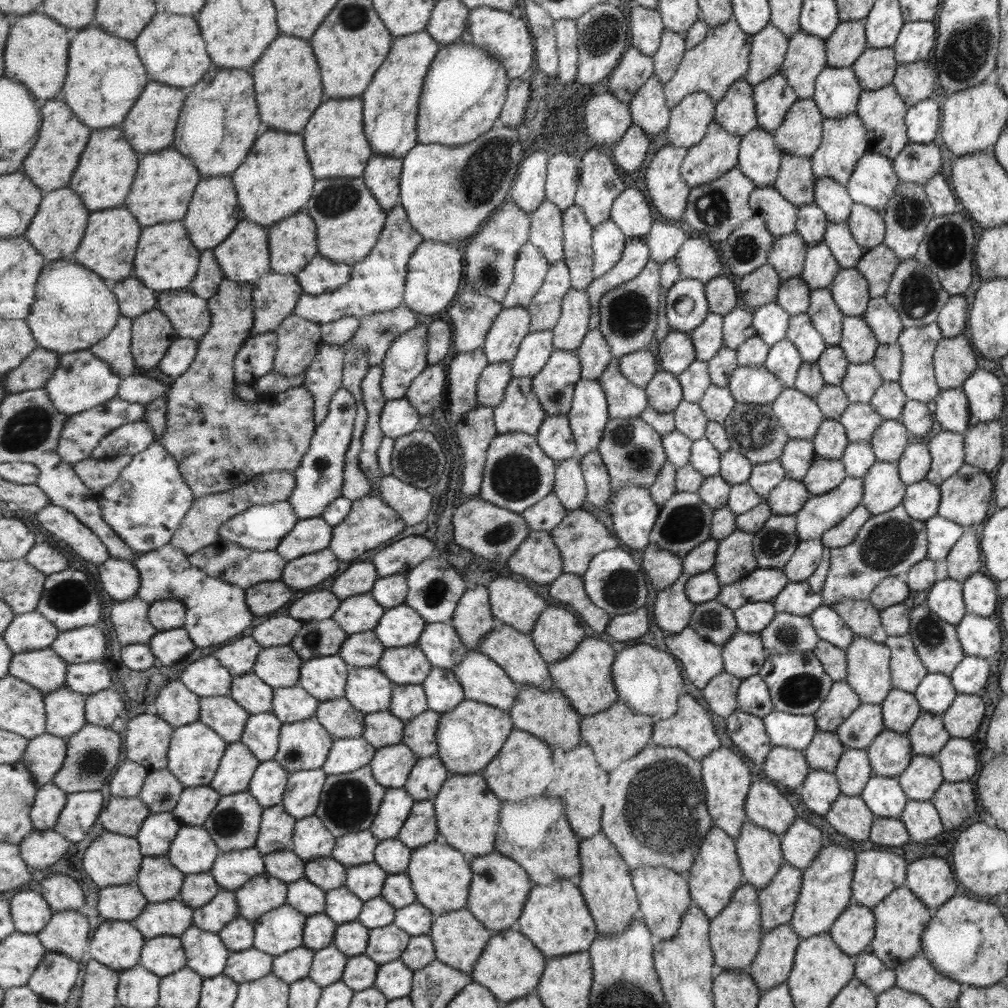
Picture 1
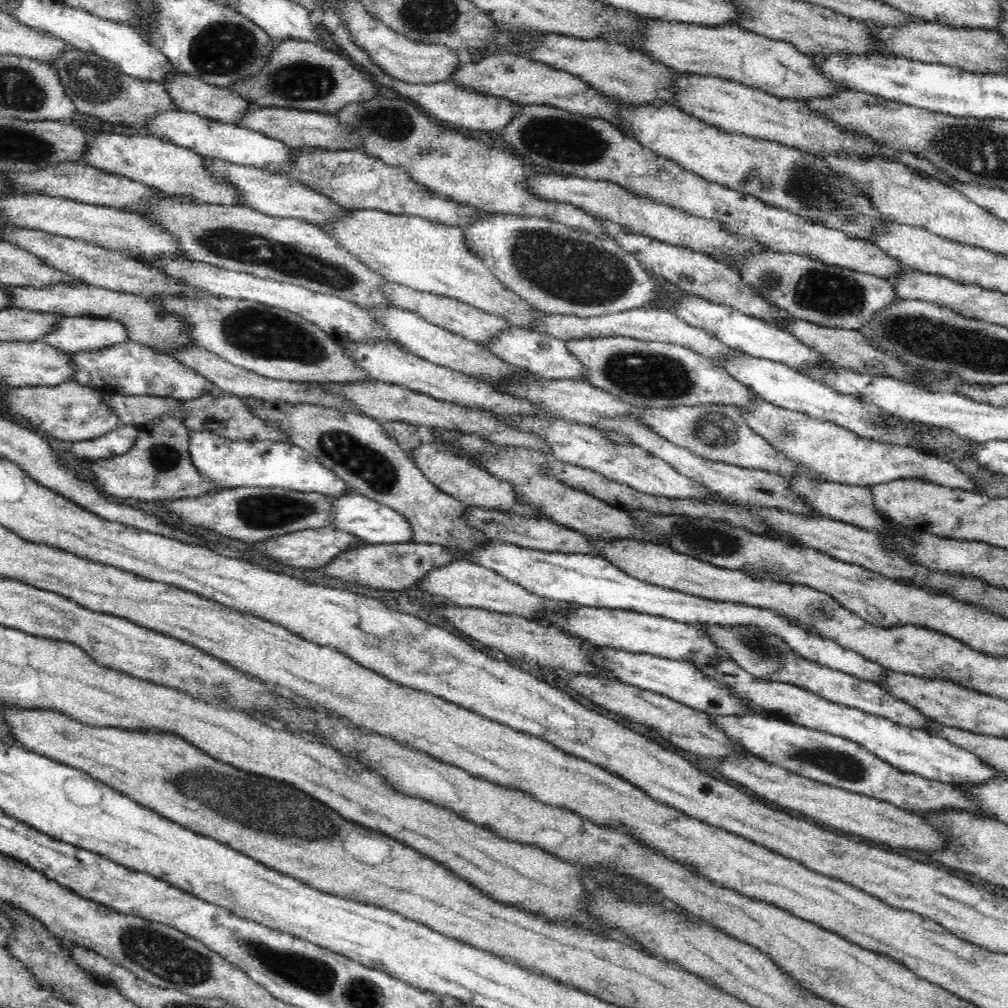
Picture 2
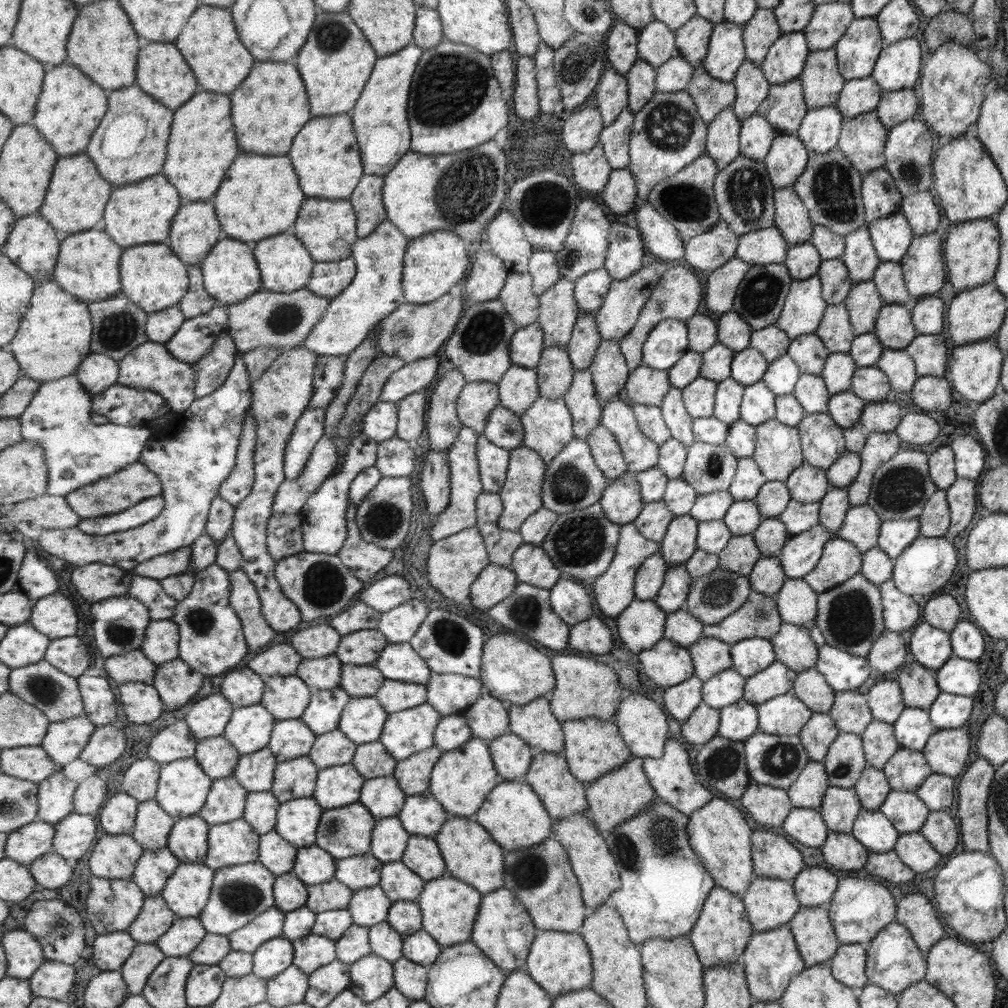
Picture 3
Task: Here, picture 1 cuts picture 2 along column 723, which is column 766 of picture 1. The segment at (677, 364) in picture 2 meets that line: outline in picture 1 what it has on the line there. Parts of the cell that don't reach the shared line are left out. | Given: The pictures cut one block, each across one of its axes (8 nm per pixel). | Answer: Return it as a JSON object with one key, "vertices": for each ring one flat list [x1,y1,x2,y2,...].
{"vertices":[[737,365,726,387,736,403,754,405,769,405,785,389,781,380,769,373,764,365]]}

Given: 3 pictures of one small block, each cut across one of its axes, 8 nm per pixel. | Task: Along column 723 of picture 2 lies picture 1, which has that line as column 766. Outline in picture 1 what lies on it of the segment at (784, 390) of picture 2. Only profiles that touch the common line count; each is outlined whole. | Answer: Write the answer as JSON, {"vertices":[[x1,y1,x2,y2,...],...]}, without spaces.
{"vertices":[[783,338,769,347,763,365,769,373,781,380,785,388,791,388,794,387,796,372,801,363,799,351,793,343]]}

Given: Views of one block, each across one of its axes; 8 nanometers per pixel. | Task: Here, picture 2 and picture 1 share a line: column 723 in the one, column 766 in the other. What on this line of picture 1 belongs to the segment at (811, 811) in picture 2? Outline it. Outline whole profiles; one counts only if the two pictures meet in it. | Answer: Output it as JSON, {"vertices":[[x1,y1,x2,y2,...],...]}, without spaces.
{"vertices":[[777,745,770,748,761,767,769,780,791,790,797,789,810,770,802,751]]}

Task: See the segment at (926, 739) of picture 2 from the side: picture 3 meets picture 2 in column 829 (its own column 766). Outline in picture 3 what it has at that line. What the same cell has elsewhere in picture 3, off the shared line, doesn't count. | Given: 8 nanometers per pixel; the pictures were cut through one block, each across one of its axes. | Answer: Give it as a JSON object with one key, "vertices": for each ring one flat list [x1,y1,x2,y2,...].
{"vertices":[[791,691,756,705,758,730,774,735,798,735,811,711]]}

